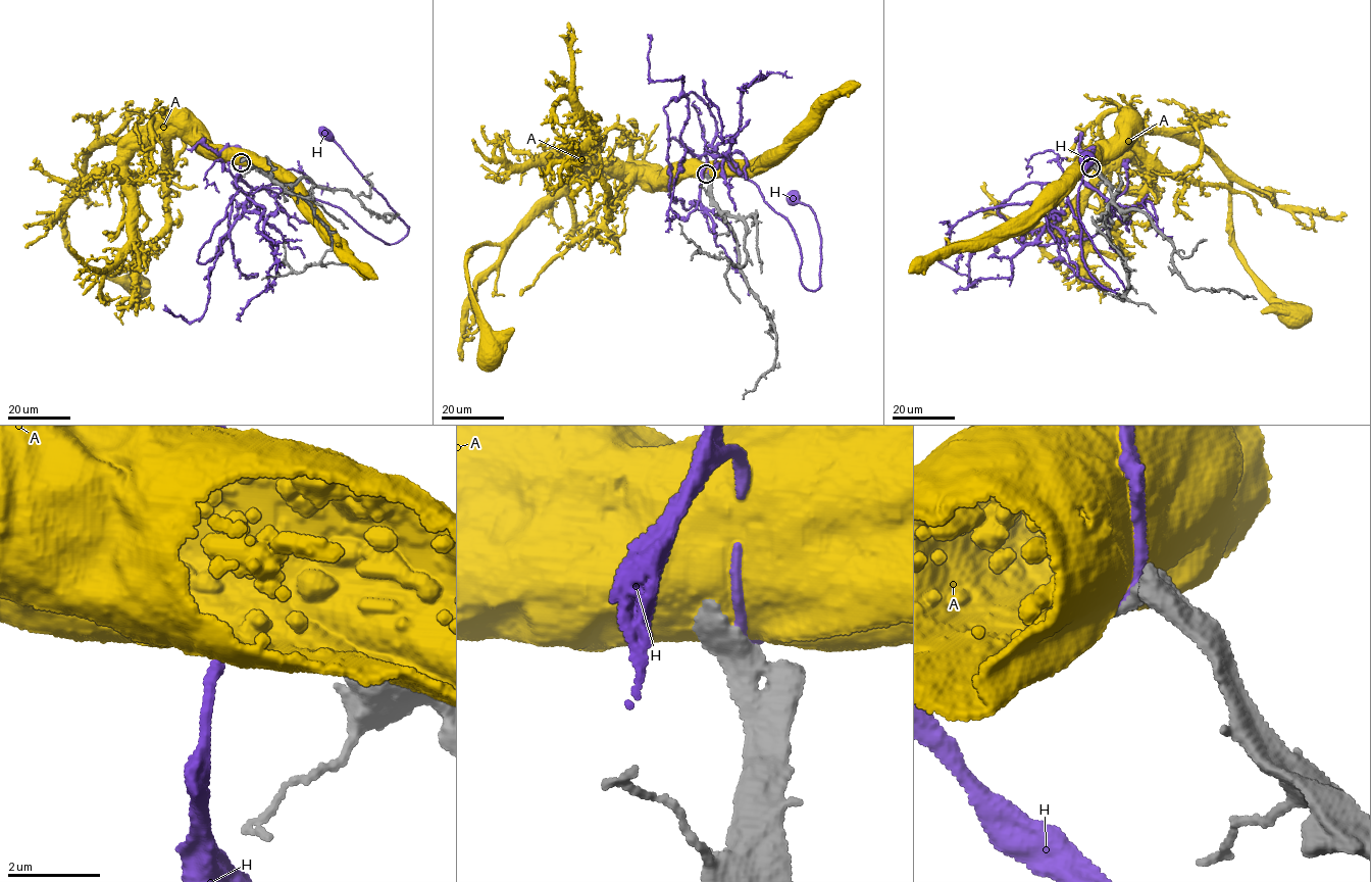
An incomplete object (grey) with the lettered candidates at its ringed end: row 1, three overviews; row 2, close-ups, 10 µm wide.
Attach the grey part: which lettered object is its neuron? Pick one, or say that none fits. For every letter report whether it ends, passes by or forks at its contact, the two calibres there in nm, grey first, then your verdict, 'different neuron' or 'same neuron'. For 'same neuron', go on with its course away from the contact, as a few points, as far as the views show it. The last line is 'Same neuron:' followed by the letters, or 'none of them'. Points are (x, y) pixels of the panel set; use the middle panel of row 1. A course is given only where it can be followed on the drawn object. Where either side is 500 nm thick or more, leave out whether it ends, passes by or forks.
A: 700/750 nm | different neuron
H: 550/220 nm | different neuron
Same neuron: none of them

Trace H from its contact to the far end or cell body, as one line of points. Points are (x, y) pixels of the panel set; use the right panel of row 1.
H: (1094, 166), (1053, 190), (1064, 192), (1078, 219), (1090, 276), (1123, 295), (1122, 283), (1078, 214), (1086, 162)

